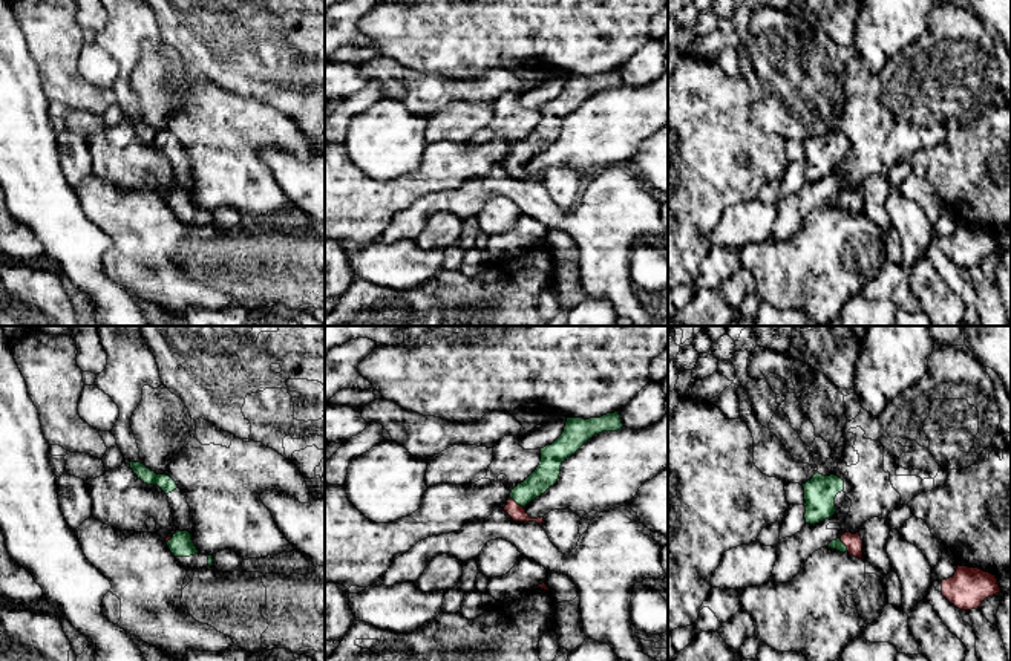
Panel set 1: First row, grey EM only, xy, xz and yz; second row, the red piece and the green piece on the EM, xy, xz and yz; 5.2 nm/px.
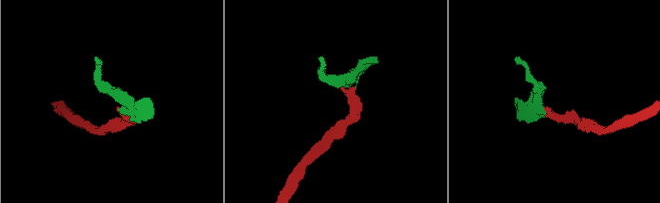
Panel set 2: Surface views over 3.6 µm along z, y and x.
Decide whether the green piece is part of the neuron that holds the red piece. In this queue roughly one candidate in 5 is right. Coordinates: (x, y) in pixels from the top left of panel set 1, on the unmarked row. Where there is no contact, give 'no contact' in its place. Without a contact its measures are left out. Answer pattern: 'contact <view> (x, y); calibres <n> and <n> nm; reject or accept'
contact yz (844, 201); calibres 90 and 60 nm; accept

